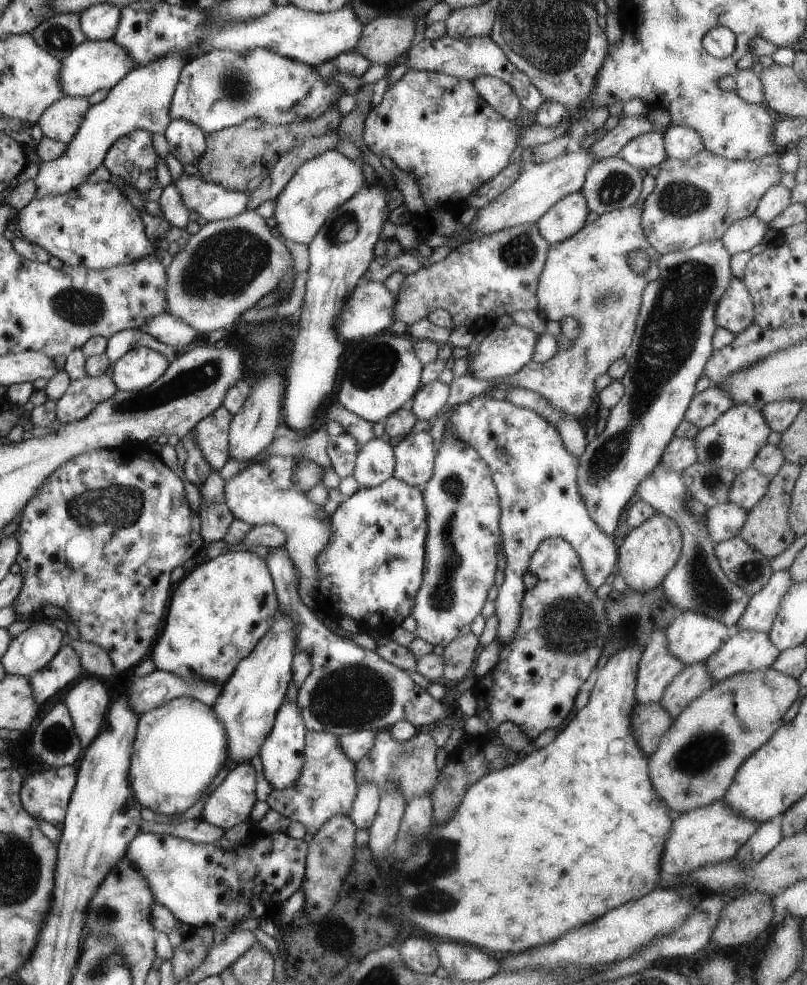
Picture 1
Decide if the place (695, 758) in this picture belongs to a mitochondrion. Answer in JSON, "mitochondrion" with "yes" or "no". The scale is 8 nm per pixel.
{"mitochondrion":"yes"}

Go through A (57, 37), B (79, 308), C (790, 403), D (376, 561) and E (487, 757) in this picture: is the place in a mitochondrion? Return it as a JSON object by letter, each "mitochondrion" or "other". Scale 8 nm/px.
{"A":"mitochondrion","B":"mitochondrion","C":"other","D":"other","E":"other"}

